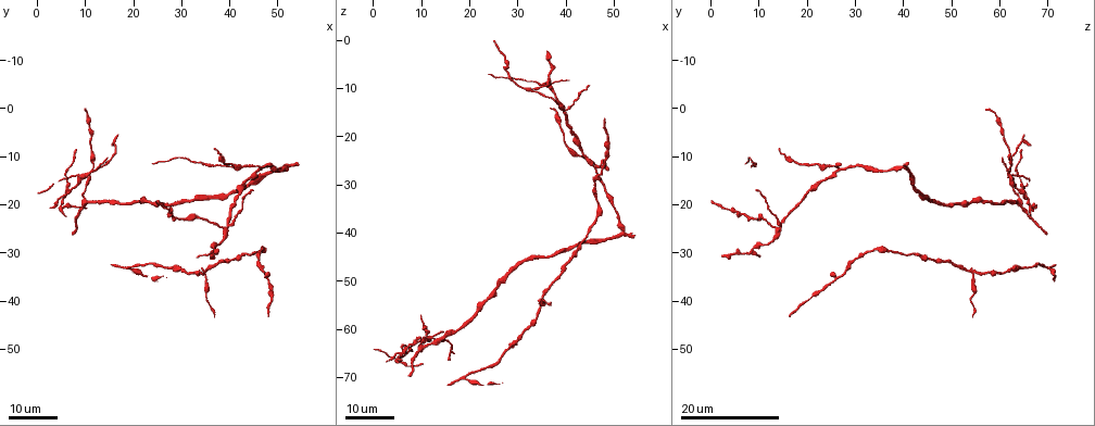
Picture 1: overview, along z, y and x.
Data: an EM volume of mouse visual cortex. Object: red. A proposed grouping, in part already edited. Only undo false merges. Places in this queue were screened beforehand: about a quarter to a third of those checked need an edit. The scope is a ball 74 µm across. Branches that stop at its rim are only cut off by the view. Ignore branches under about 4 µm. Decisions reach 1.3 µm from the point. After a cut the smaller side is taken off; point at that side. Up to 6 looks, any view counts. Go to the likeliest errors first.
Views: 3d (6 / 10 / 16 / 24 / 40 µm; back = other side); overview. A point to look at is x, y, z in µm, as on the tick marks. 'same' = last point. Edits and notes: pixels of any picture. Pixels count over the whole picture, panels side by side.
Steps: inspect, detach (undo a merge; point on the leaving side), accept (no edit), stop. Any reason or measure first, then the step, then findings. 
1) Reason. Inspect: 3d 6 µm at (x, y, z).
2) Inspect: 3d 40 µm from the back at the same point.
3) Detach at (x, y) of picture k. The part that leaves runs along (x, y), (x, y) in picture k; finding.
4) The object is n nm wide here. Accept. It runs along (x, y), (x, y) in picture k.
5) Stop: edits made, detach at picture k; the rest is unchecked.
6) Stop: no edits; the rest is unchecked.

Inspect: 3d 16 µm at (46.0, 12.0, 26.0).

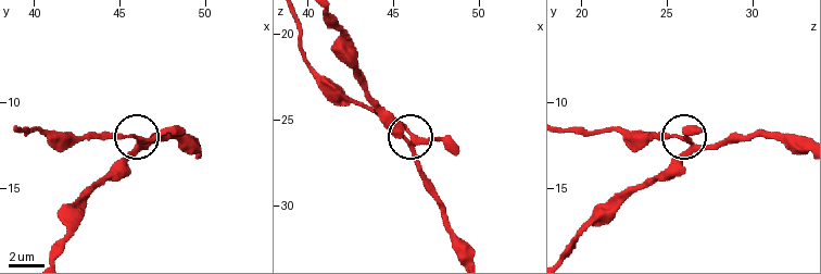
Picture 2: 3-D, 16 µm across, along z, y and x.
Inspect: 3d 6 µm at (46.0, 12.4, 26.2).

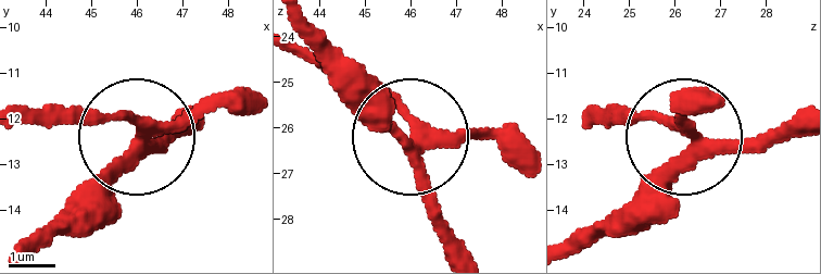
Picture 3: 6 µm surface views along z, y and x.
Inspect: 3d 6 µm from the back at (46.15, 12.40, 26.20).

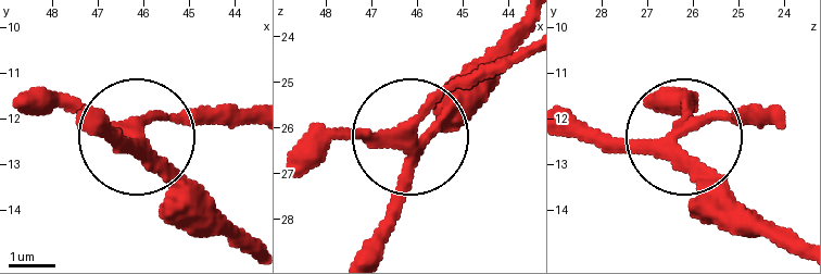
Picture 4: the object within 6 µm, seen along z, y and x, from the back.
Accept. It runs along (356, 249), (392, 202), (419, 121), (485, 66) in picture 4; one neuron here.

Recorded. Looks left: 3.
Small branch off a trunk. Inspect: 3d 24 µm at (40.0, 24.5, 15.0).

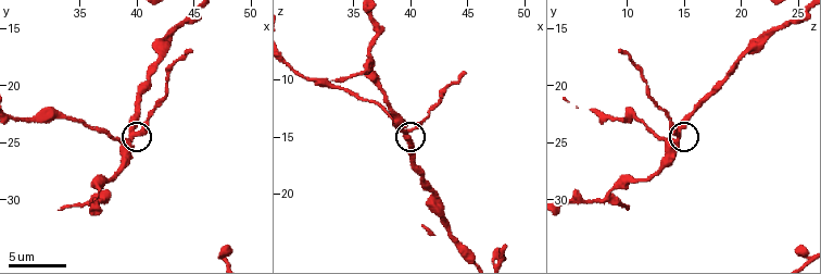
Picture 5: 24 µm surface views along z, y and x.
Zoom in. Inspect: 3d 10 µm at (40.2, 24.2, 14.6).

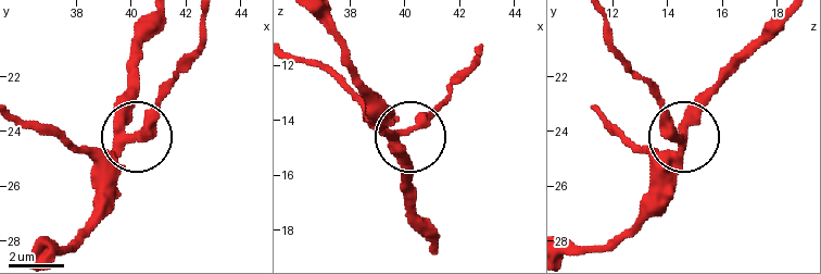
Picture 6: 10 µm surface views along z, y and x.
Detach at (152, 107) of picture 6. The part that leaves runs along (135, 134), (200, 38), (203, 17) in picture 6; a second neuron is stuck on.

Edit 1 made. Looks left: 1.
Stop: edits made, detach at picture 6; the rest is unchecked.

